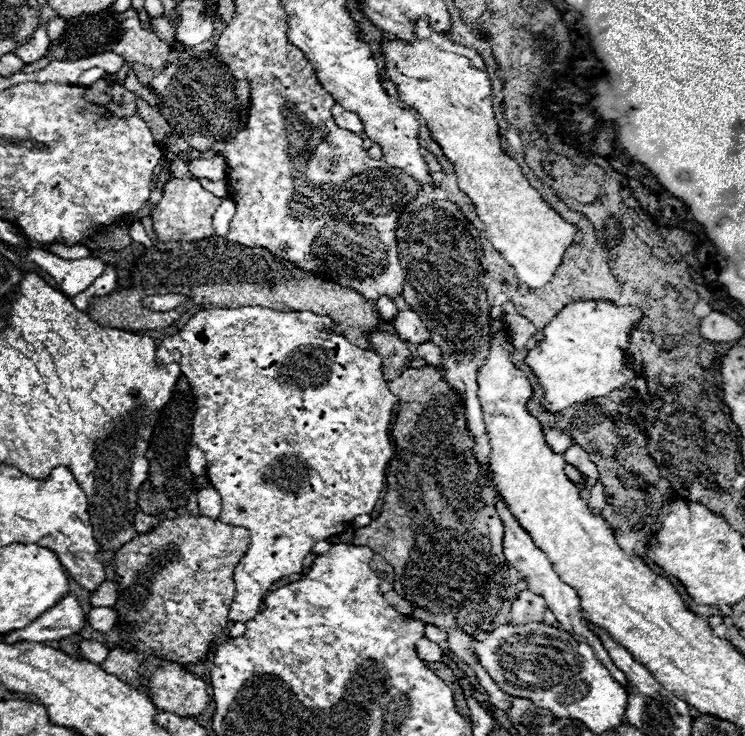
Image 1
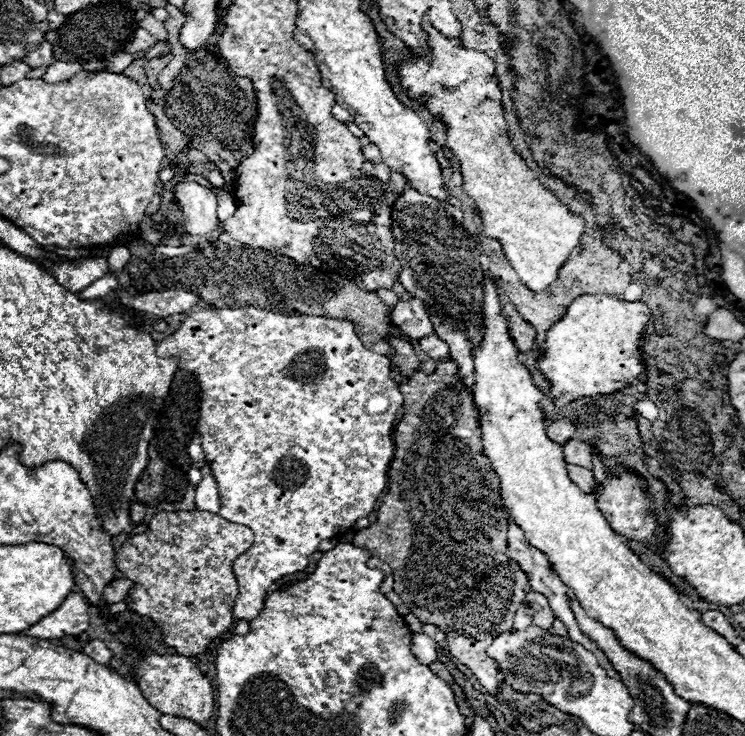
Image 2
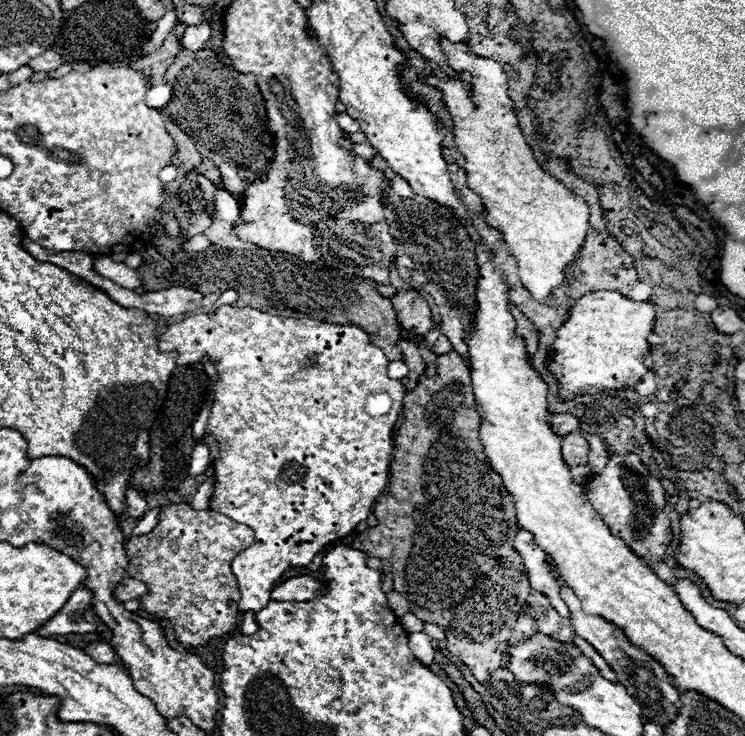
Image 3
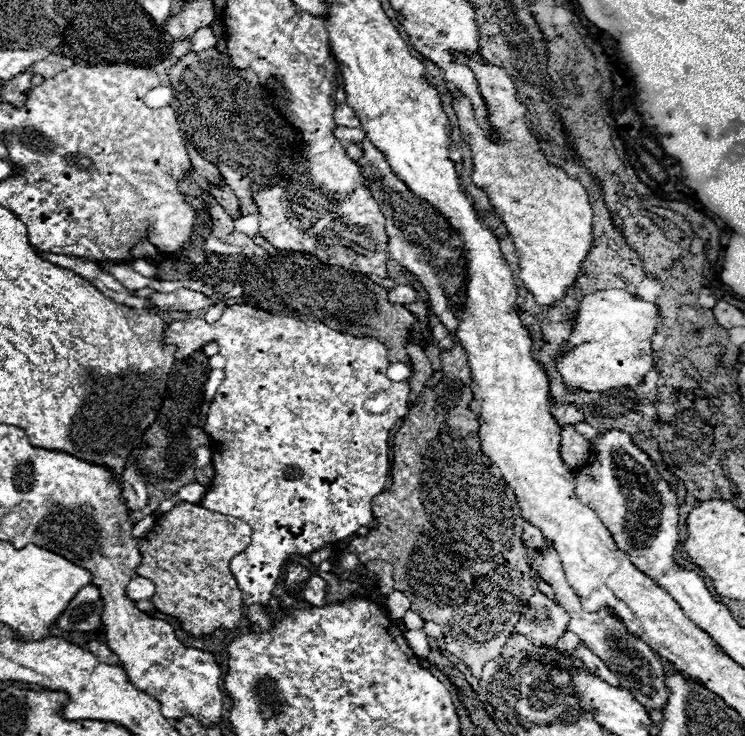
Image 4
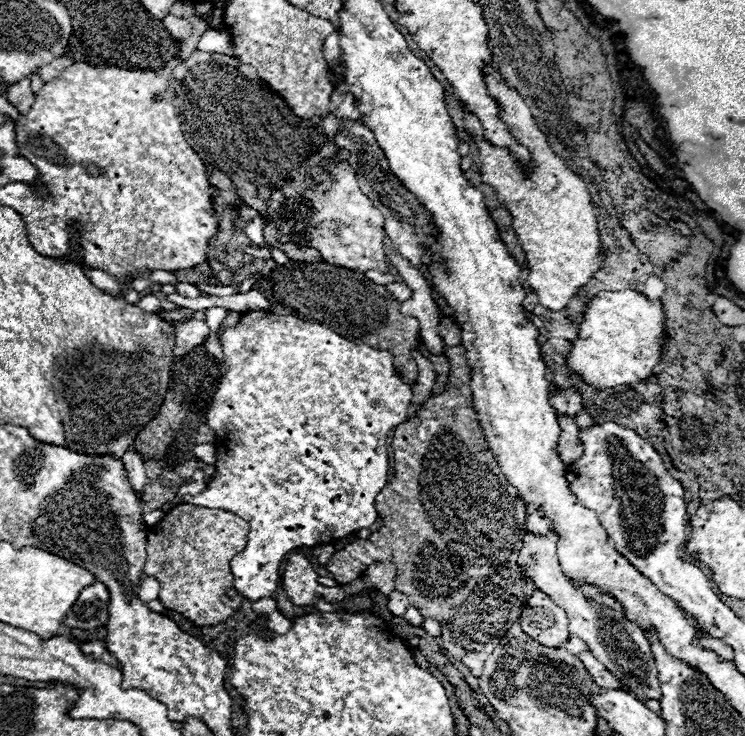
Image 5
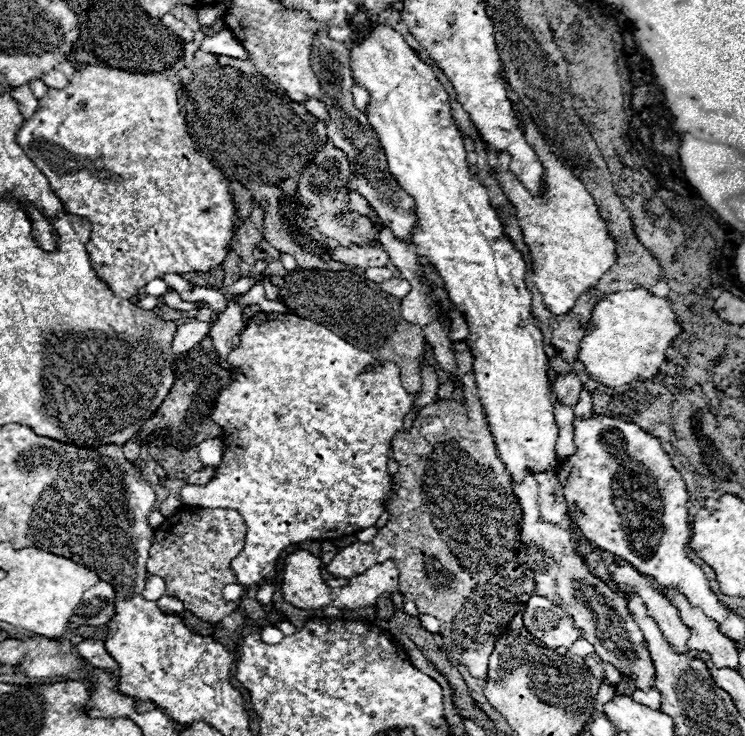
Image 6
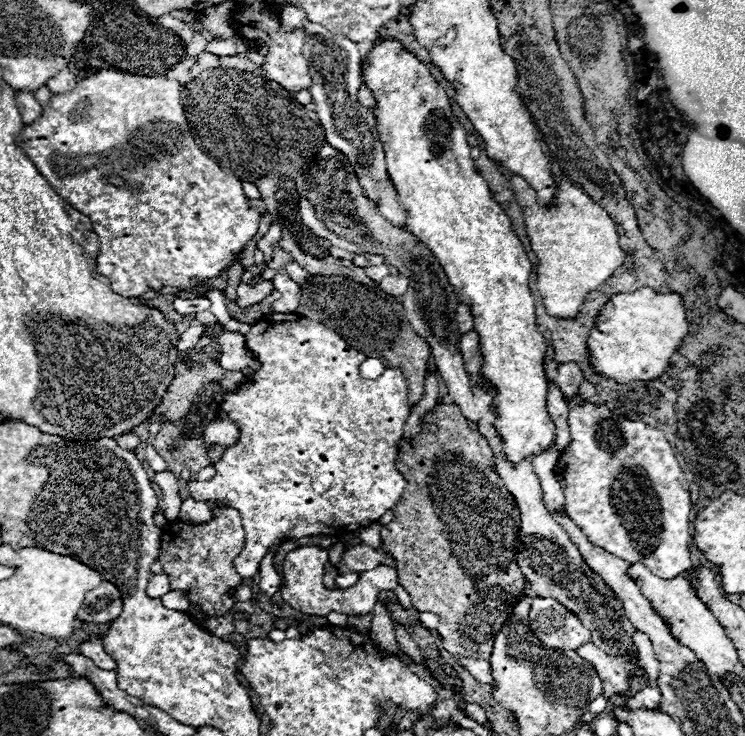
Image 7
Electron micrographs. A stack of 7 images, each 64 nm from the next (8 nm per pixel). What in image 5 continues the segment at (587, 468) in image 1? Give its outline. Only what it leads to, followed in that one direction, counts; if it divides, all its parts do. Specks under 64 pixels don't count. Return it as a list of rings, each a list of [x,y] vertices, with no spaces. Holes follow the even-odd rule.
[[[558,416],[558,424],[562,428],[560,440],[558,440],[558,456],[560,456],[560,460],[564,464],[574,464],[574,460],[580,458],[582,452],[584,452],[580,436],[578,436],[576,422],[572,418]]]

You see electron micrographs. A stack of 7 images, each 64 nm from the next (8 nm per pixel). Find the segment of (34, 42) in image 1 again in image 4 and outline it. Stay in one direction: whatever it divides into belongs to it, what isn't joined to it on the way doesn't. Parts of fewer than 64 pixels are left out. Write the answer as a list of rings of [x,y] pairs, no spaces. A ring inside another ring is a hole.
[[[50,52],[50,56],[46,58],[46,60],[40,60],[38,64],[32,64],[32,72],[34,74],[42,74],[44,78],[52,78],[52,76],[56,76],[58,72],[62,72],[64,68],[68,68],[68,66],[72,66],[74,62],[70,60],[70,58],[66,58],[66,56],[58,56],[58,54],[54,54],[54,52]]]

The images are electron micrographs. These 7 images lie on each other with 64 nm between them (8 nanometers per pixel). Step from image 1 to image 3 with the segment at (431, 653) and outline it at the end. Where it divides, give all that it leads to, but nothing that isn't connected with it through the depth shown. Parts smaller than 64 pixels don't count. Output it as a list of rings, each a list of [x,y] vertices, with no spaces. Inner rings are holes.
[[[412,632],[408,636],[408,644],[412,648],[412,654],[422,662],[422,664],[432,664],[432,658],[434,658],[434,646],[432,646],[432,640],[424,634],[424,632]]]

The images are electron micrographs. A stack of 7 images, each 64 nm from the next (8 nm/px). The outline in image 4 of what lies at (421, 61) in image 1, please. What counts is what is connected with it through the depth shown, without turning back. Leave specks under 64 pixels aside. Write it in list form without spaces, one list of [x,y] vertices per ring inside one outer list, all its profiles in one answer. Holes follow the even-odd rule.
[[[452,52],[452,62],[466,64],[474,70],[480,96],[488,108],[488,124],[498,136],[496,142],[478,126],[470,100],[458,92],[452,100],[452,108],[460,120],[460,136],[472,152],[472,182],[488,192],[496,216],[506,224],[520,258],[518,276],[526,290],[532,292],[538,304],[554,306],[576,280],[580,262],[592,244],[592,208],[588,194],[580,182],[546,162],[536,138],[524,122],[526,108],[516,100],[516,88],[504,68],[480,58],[468,58],[460,52]]]

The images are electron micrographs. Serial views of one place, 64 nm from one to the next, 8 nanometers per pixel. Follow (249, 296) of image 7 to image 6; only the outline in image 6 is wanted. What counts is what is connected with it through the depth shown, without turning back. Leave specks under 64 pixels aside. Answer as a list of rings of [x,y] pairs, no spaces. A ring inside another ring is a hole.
[[[234,302],[228,304],[228,308],[220,314],[218,322],[210,328],[210,338],[214,342],[216,352],[220,358],[228,358],[228,352],[232,344],[238,340],[238,334],[242,332],[244,322],[242,322],[242,308],[238,308]]]

